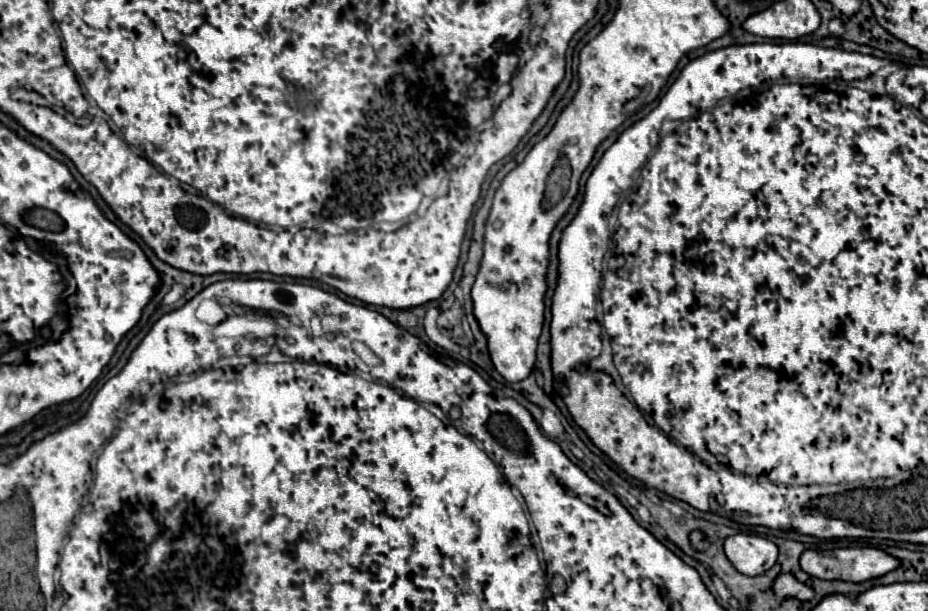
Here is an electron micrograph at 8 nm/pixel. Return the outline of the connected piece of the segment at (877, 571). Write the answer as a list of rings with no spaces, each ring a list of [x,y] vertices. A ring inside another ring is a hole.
[[[837,548],[837,550],[805,550],[801,554],[801,568],[815,578],[821,580],[845,580],[845,582],[867,582],[873,578],[881,578],[887,572],[901,566],[901,560],[887,554],[879,548]]]

